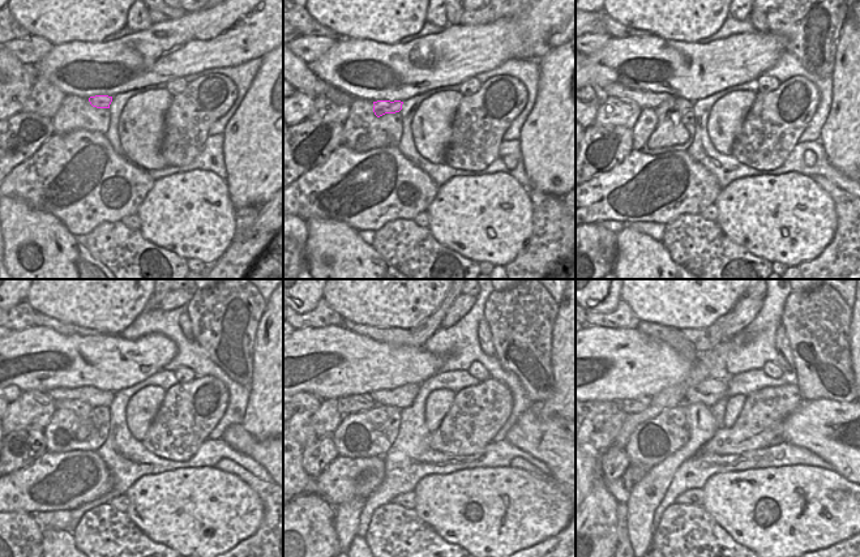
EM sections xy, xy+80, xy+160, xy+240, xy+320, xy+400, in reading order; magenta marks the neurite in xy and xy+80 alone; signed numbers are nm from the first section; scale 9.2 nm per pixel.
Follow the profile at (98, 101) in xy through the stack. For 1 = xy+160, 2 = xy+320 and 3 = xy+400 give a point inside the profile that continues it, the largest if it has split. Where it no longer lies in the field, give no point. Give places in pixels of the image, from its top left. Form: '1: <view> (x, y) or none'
1: xy+160 (667, 110)
2: xy+320 (350, 405)
3: xy+400 (629, 406)

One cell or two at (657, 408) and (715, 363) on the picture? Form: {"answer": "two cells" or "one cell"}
{"answer": "one cell"}

